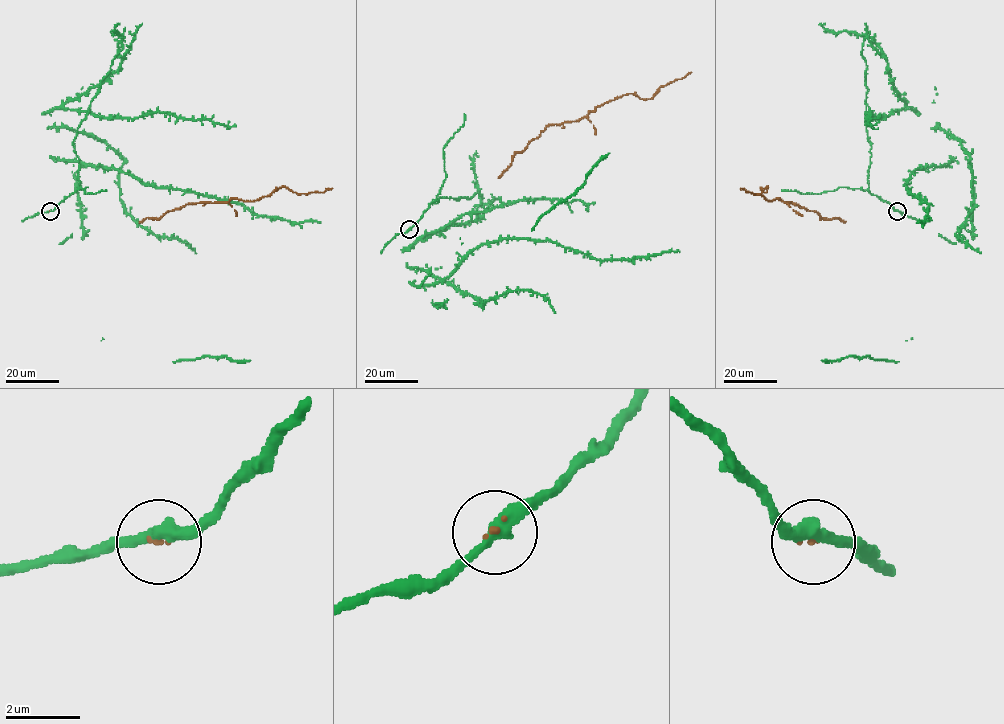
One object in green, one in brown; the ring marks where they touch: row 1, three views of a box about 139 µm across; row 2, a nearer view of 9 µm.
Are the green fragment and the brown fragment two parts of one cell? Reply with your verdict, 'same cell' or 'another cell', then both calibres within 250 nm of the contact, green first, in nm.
same cell | 360/80 nm

